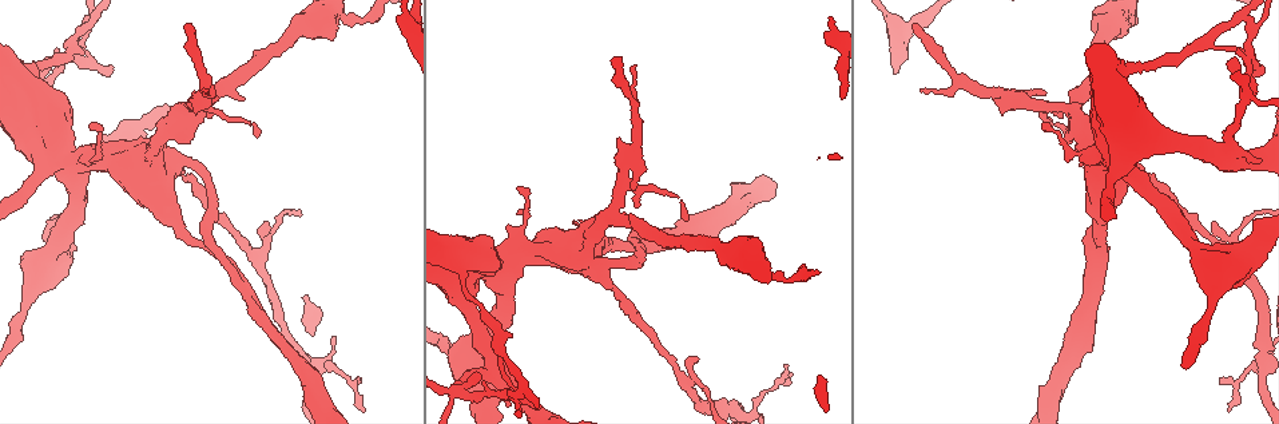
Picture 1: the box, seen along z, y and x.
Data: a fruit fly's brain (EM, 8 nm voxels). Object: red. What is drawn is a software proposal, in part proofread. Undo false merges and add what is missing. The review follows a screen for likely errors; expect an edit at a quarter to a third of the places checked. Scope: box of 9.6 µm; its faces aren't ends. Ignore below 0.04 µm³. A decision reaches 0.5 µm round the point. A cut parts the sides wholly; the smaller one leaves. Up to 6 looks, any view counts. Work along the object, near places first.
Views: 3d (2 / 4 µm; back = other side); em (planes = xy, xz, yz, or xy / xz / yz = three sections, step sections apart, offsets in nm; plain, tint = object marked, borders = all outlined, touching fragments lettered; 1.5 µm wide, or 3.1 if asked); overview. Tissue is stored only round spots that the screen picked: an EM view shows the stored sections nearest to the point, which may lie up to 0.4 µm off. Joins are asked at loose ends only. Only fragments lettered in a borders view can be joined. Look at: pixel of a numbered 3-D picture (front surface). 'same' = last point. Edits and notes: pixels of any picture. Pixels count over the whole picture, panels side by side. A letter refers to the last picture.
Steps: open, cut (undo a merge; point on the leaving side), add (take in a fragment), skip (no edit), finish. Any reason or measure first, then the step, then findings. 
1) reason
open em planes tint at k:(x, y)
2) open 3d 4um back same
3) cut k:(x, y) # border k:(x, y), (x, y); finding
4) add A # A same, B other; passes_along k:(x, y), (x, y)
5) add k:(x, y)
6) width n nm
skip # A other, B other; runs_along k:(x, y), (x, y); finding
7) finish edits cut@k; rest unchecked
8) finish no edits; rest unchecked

branch stops here
open 3d 4um at 1:(920, 91)

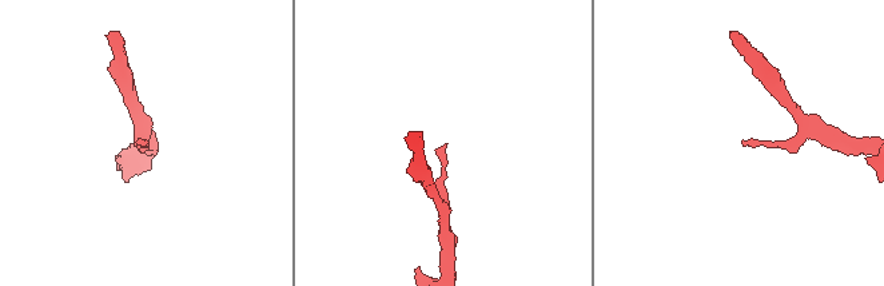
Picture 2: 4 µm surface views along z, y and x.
open em planes plain at 2:(444, 144)

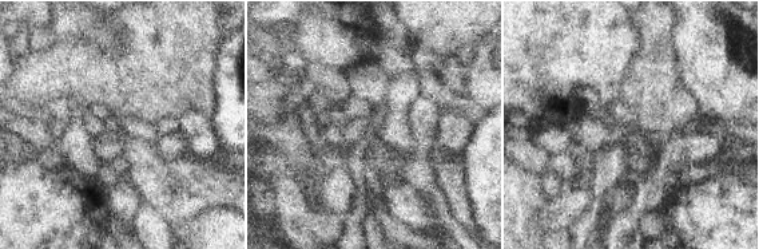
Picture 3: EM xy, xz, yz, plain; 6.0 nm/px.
open em planes borders same

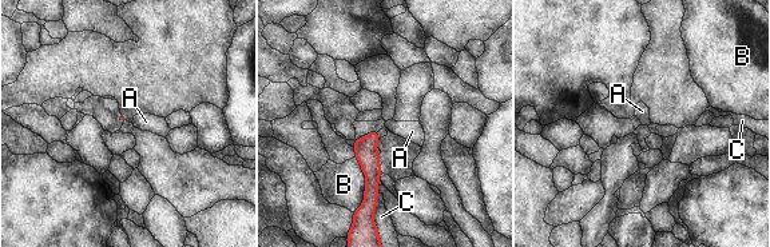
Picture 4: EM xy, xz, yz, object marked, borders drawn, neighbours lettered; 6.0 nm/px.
skip # A other, B other, C other; runs_along 4:(374, 134), (370, 203), (364, 212); no lettered fragment goes on from it

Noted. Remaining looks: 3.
open em yz step 8 tint at 1:(1245, 103)

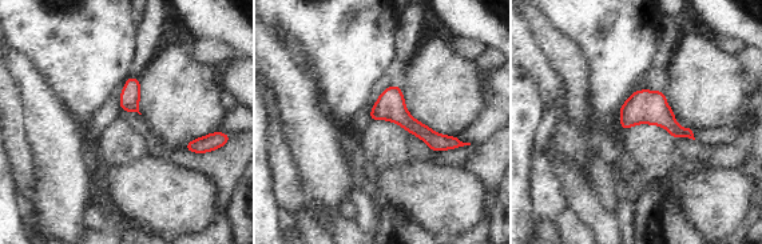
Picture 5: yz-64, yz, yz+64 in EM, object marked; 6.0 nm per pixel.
open em planes borders same

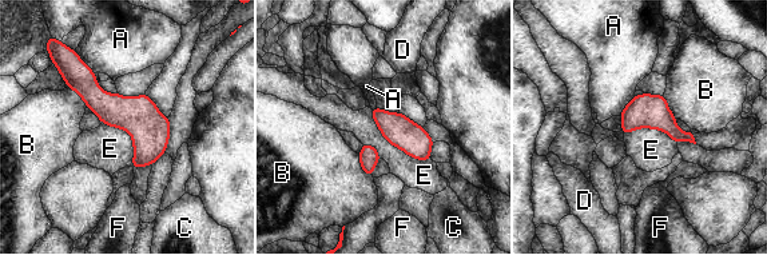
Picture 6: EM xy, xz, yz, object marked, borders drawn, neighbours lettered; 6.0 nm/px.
width 190 nm; longest_contact E 480 nm
skip # A other, B other, C other, D other, E other, F other; all the same neuron

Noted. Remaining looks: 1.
finish no edits; rest unchecked

